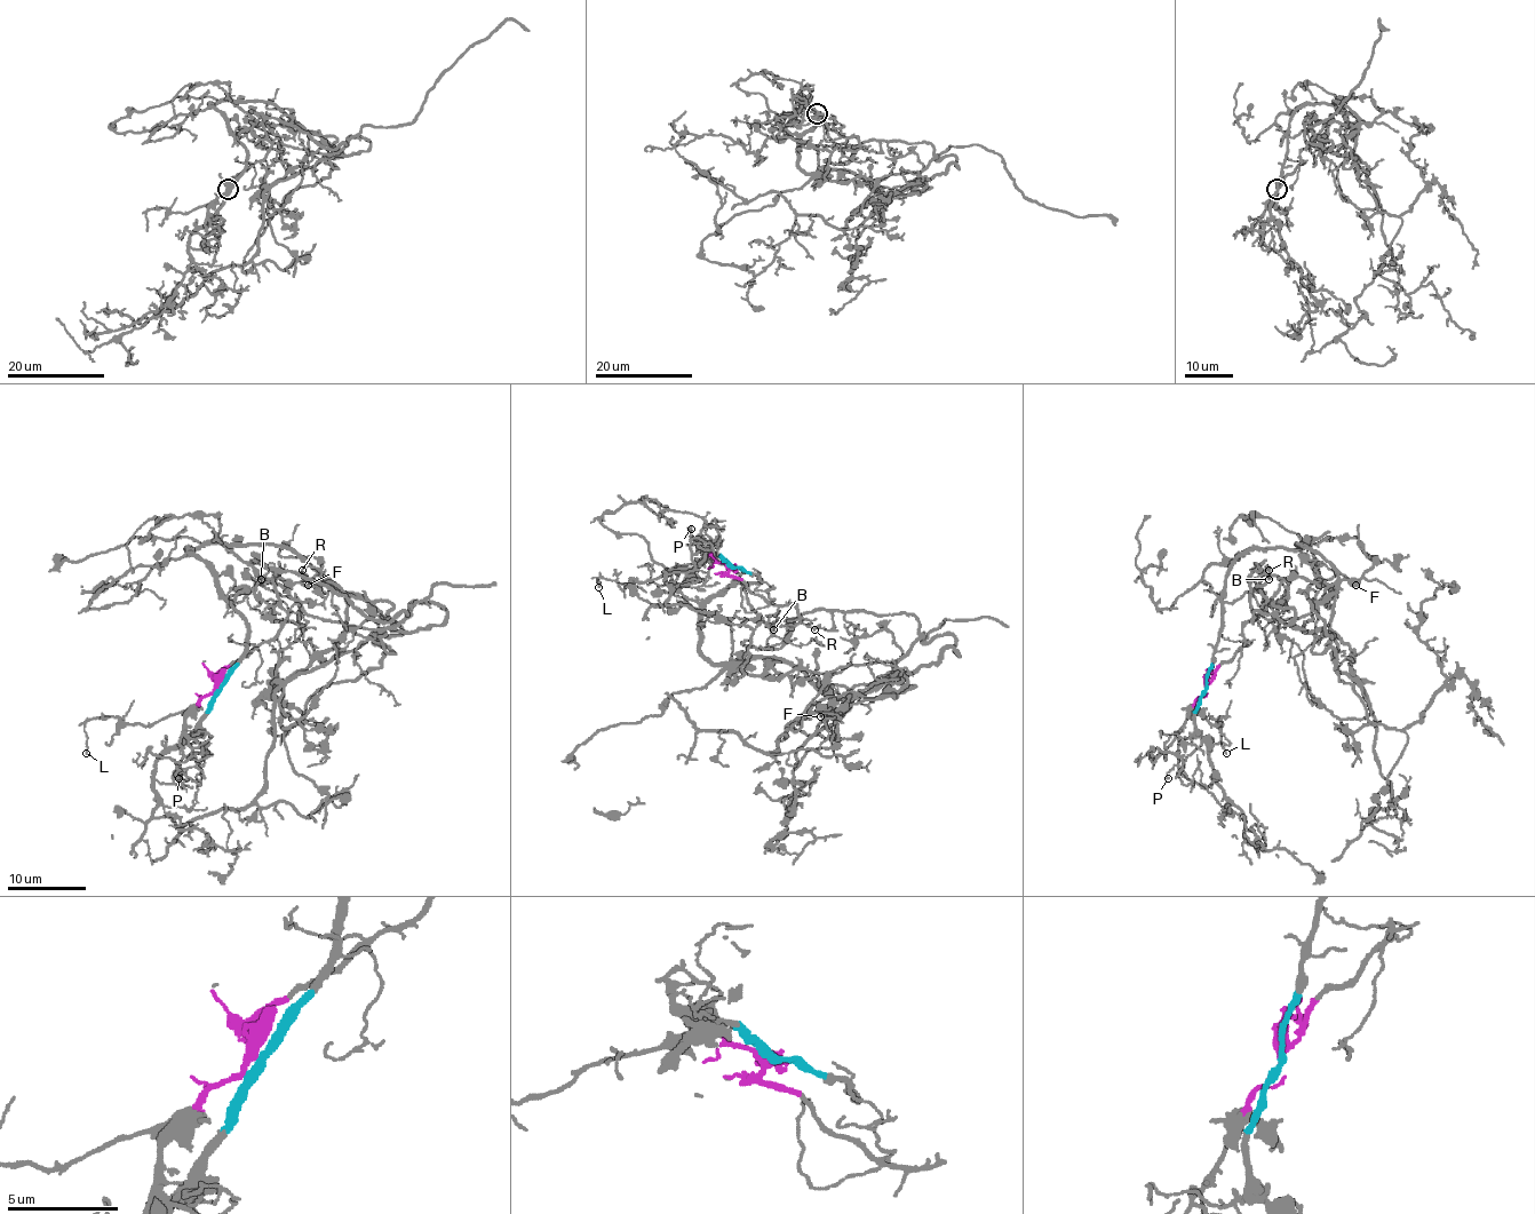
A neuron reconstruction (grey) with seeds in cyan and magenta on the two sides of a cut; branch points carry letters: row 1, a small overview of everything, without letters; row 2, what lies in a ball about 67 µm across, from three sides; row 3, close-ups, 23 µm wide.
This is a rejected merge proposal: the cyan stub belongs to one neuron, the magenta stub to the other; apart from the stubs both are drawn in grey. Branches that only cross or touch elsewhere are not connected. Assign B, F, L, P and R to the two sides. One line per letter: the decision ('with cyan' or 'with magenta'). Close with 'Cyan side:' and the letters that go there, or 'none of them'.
B: with magenta
F: with cyan
L: with magenta
P: with magenta
R: with magenta
Cyan side: F

